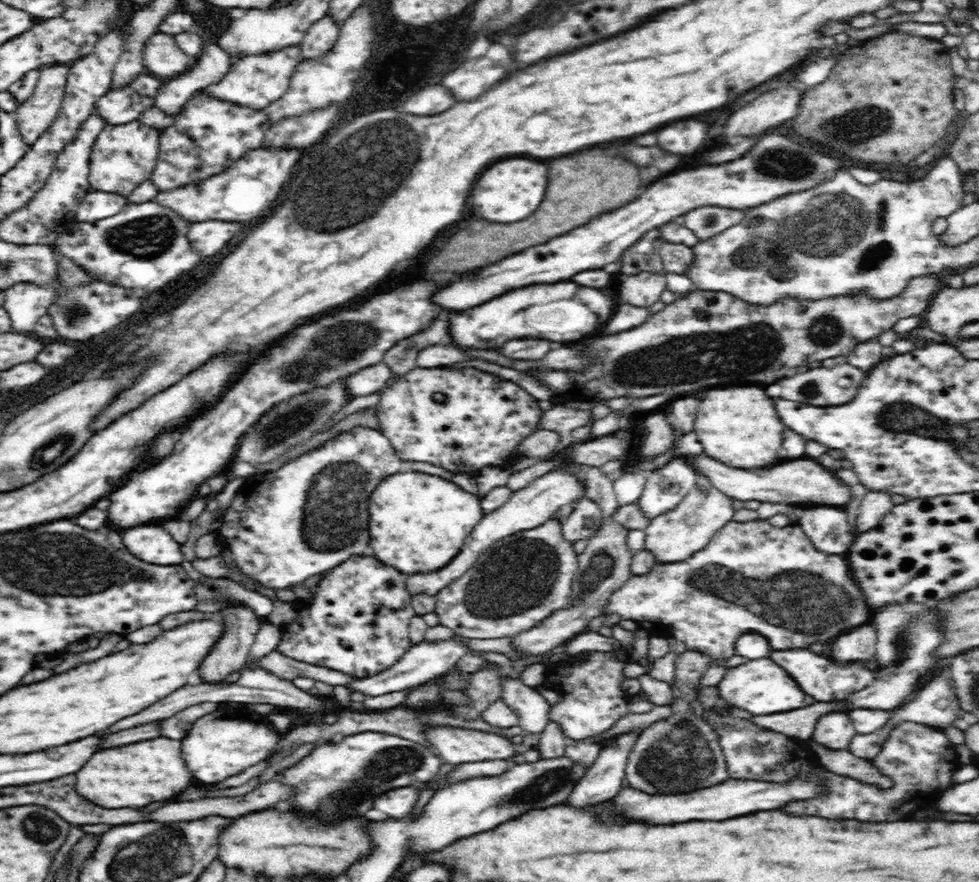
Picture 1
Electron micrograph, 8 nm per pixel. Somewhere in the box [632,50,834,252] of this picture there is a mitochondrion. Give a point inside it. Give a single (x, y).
(780, 162)

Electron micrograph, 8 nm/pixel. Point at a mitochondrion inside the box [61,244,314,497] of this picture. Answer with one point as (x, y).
(178, 408)

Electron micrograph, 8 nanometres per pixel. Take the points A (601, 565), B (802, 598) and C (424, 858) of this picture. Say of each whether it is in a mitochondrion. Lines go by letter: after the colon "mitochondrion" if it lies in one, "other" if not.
A: mitochondrion
B: mitochondrion
C: other

